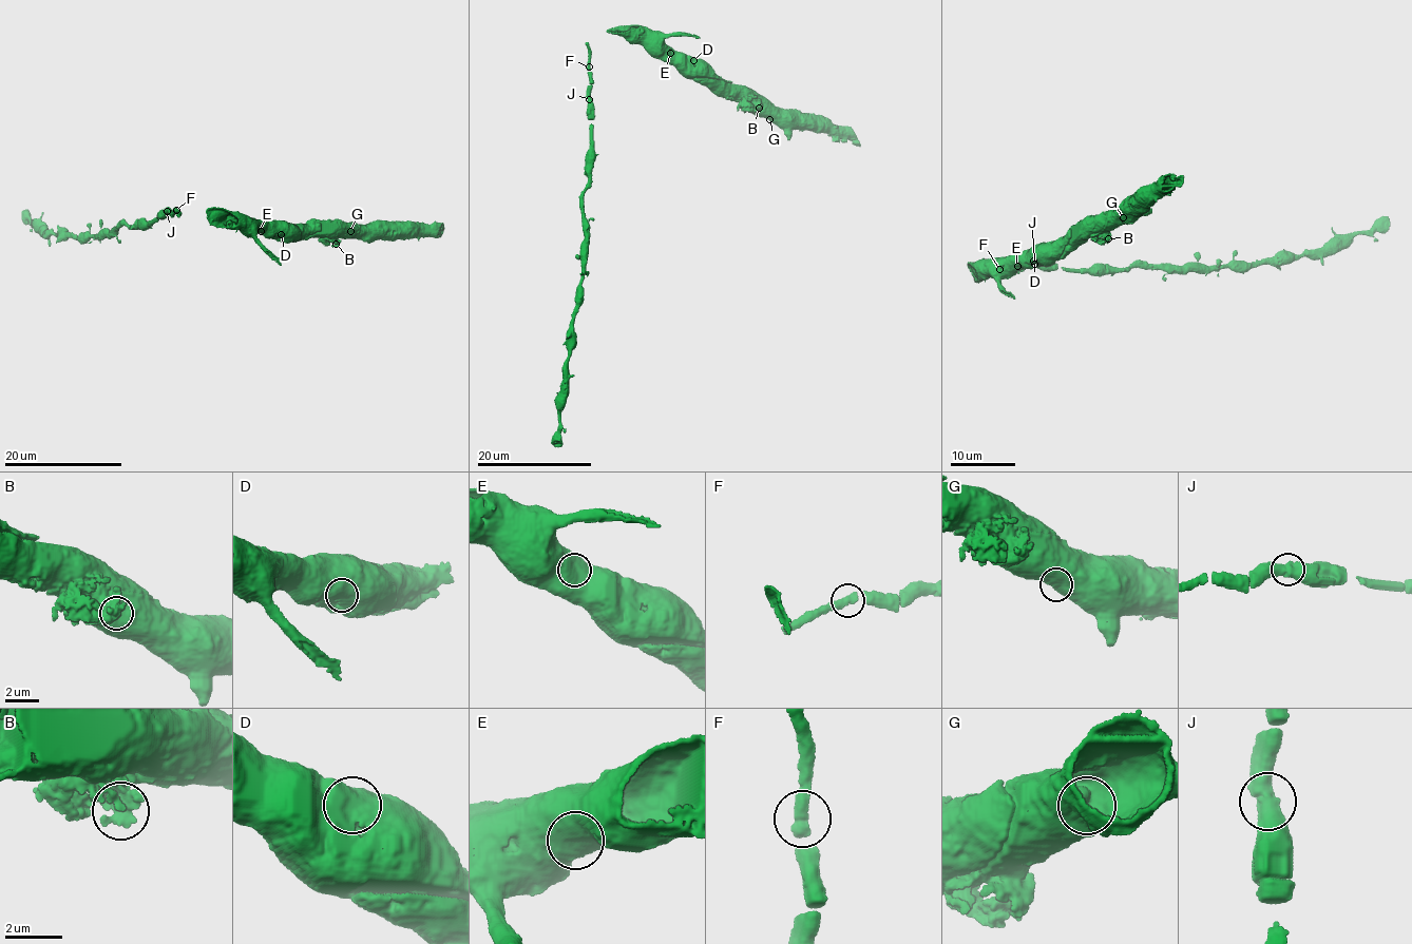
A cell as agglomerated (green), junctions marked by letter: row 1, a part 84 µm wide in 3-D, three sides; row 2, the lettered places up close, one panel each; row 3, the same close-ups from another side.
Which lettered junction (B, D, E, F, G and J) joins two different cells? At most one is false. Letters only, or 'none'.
none

